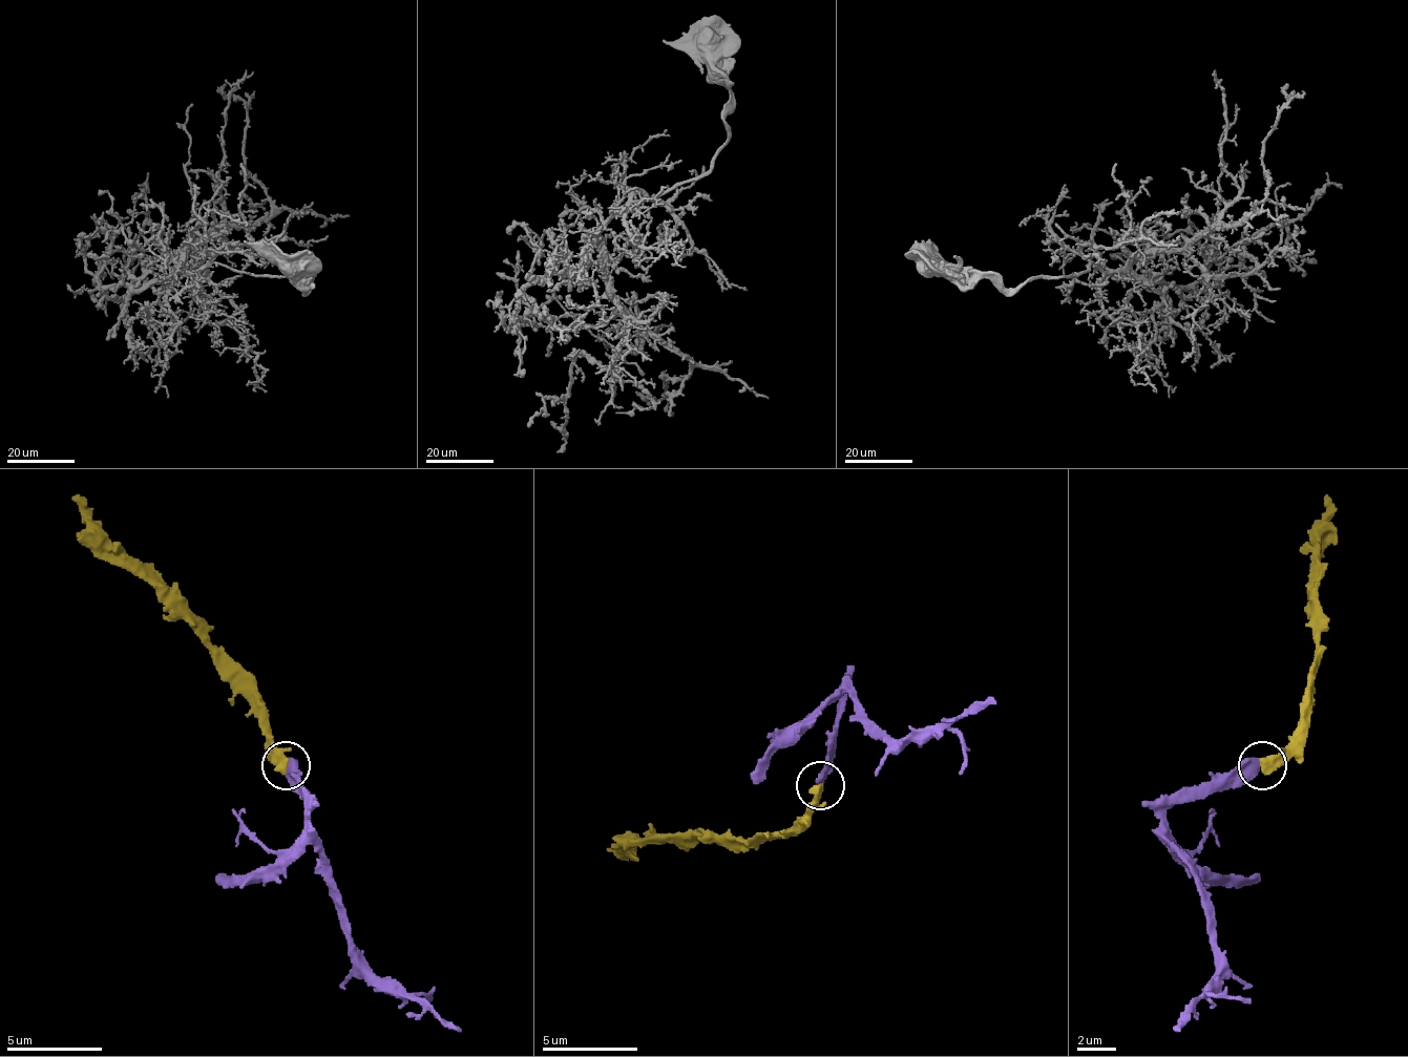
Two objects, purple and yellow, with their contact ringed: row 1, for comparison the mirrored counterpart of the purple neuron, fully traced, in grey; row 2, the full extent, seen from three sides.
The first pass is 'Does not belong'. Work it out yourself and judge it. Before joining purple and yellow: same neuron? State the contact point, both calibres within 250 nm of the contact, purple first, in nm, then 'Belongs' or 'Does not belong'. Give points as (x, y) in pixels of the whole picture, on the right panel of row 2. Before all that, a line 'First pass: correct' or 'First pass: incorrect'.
First pass: incorrect
Place: (1262, 765). Thickness 440 nm (purple) against 500 nm. Belongs

